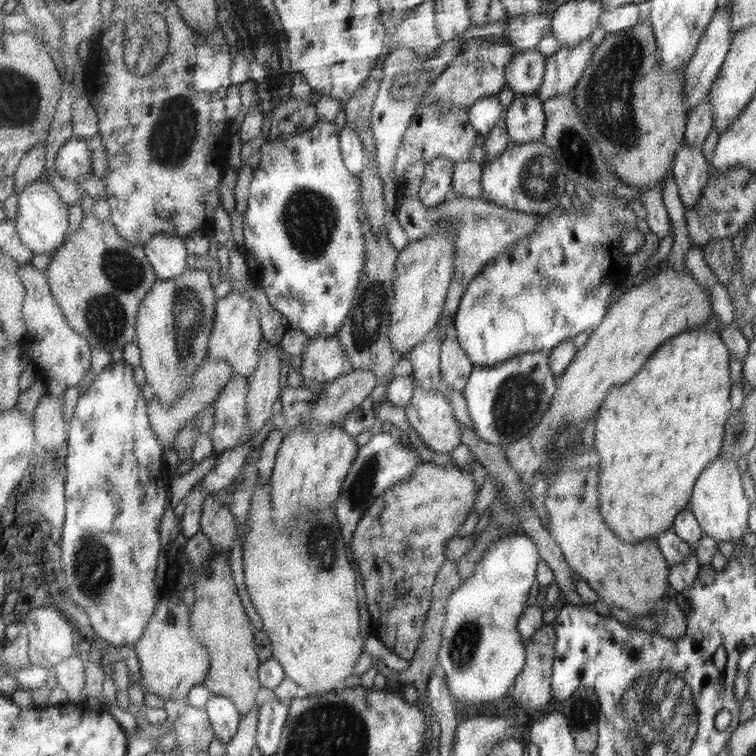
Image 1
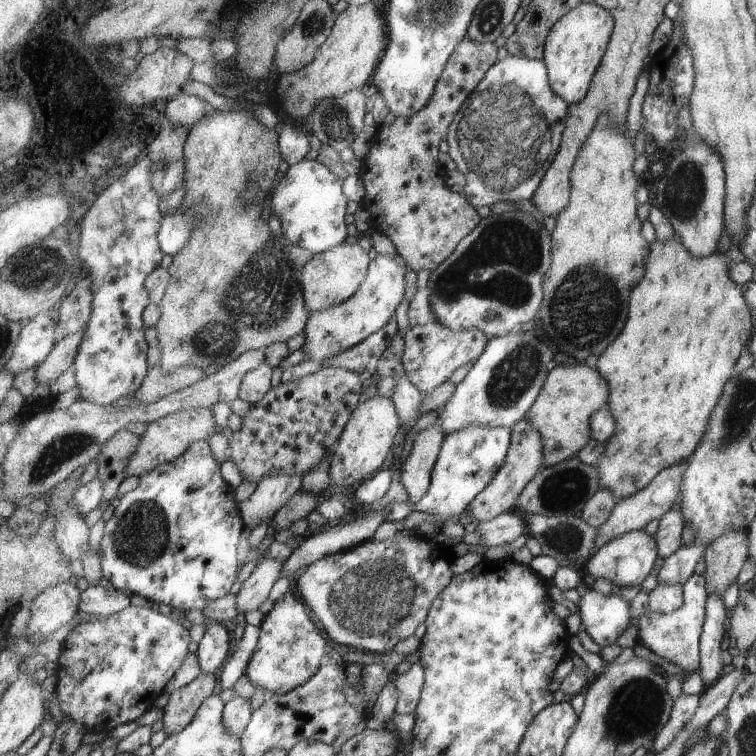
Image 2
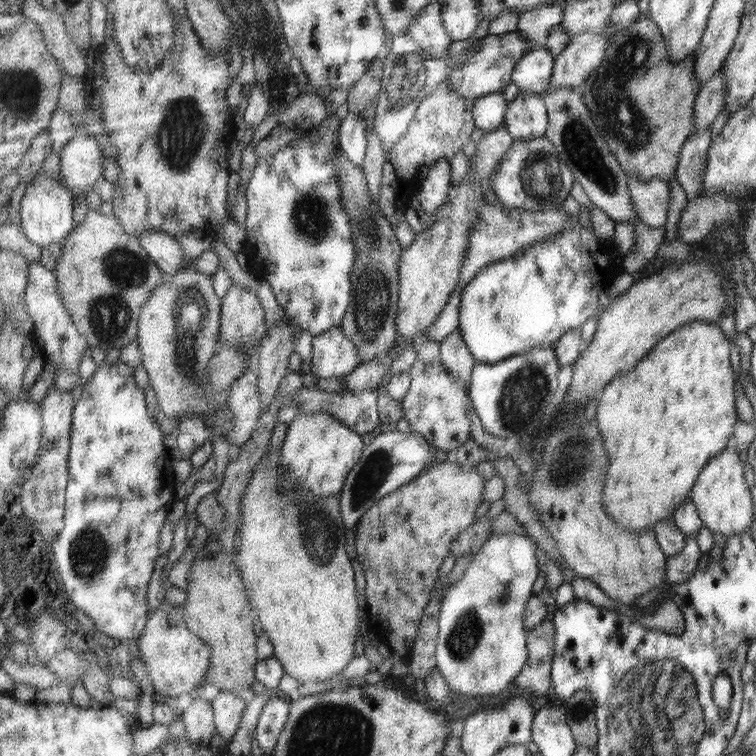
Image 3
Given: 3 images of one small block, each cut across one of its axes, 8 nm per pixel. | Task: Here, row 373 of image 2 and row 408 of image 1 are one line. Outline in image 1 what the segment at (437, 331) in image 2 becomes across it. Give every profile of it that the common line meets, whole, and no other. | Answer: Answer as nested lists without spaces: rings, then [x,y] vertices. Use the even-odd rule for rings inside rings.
[[[416,382],[416,390],[414,391],[414,396],[407,408],[405,408],[406,418],[410,423],[410,426],[419,434],[422,442],[437,454],[448,454],[453,452],[459,444],[462,442],[462,422],[459,421],[457,417],[455,417],[455,409],[454,406],[451,405],[451,397],[447,397],[444,392],[434,392],[434,390],[422,390],[420,386],[417,386]]]

